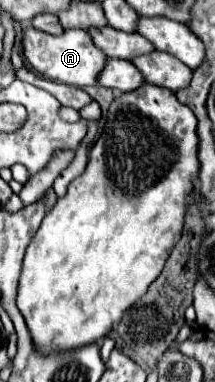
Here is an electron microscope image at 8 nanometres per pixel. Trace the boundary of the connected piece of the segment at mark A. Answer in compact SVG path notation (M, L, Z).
M25 27L23 31L23 53L27 63L41 73L47 79L55 79L59 83L67 83L73 87L85 87L85 85L95 85L99 73L105 67L107 55L95 47L87 31L81 29L69 29L63 35L55 37L43 31L37 31L33 27Z

